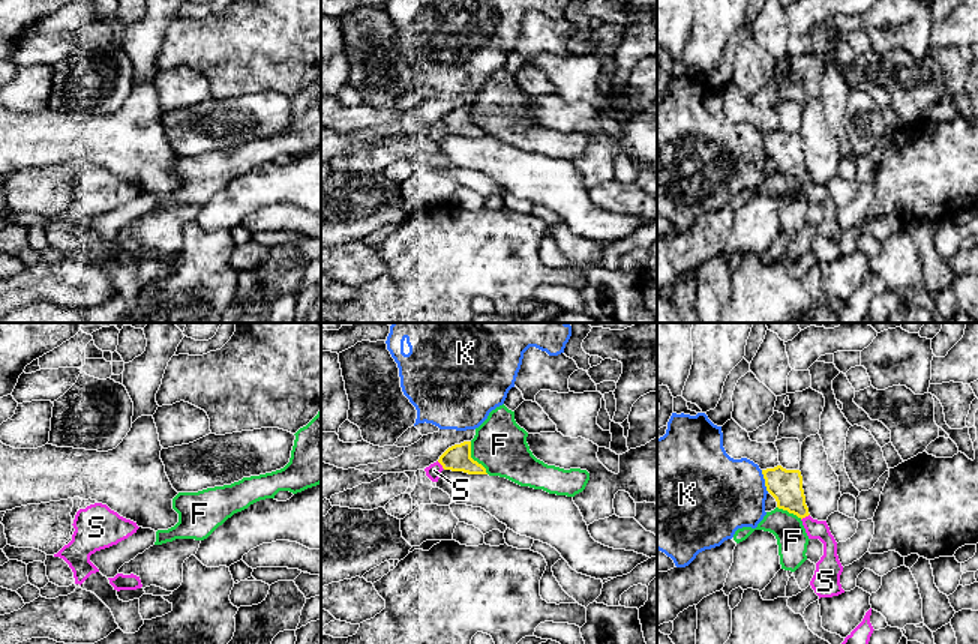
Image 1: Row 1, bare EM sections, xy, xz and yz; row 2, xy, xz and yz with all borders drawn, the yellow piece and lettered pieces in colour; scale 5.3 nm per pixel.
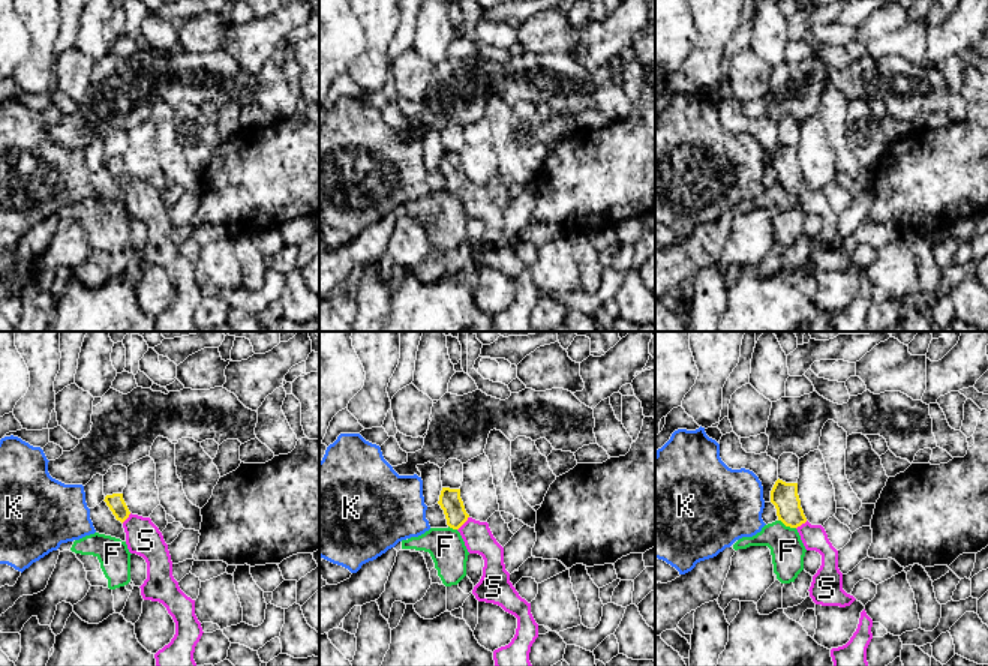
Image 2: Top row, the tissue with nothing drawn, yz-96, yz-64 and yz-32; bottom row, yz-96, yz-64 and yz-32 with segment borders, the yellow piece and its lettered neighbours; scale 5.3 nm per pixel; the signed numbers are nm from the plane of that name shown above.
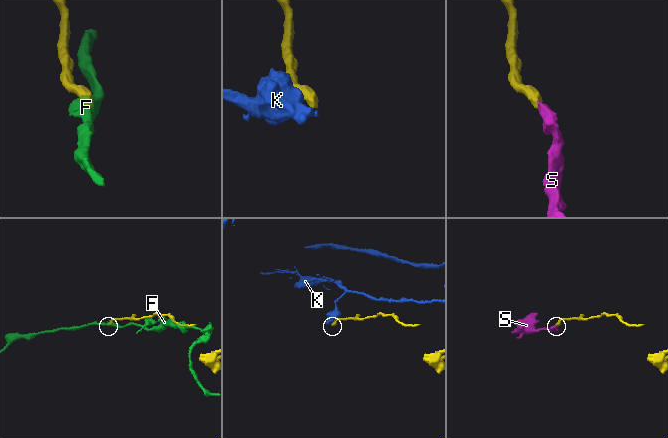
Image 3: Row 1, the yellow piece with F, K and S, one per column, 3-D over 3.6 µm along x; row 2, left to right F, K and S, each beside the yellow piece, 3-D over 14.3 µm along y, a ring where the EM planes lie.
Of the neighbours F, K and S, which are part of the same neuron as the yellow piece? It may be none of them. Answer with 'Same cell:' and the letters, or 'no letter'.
Same cell: S

